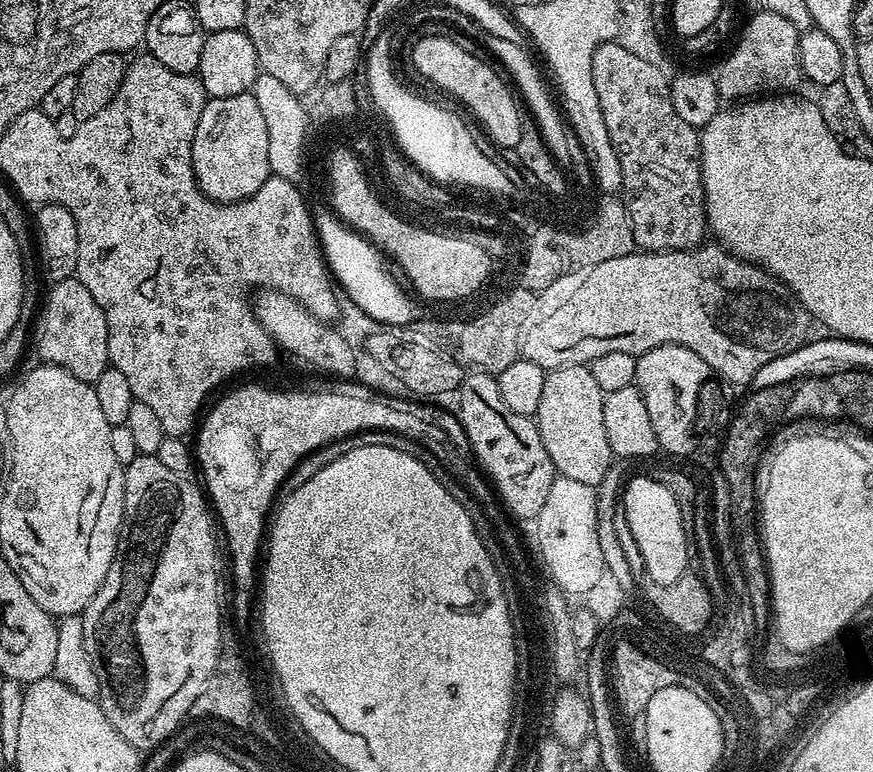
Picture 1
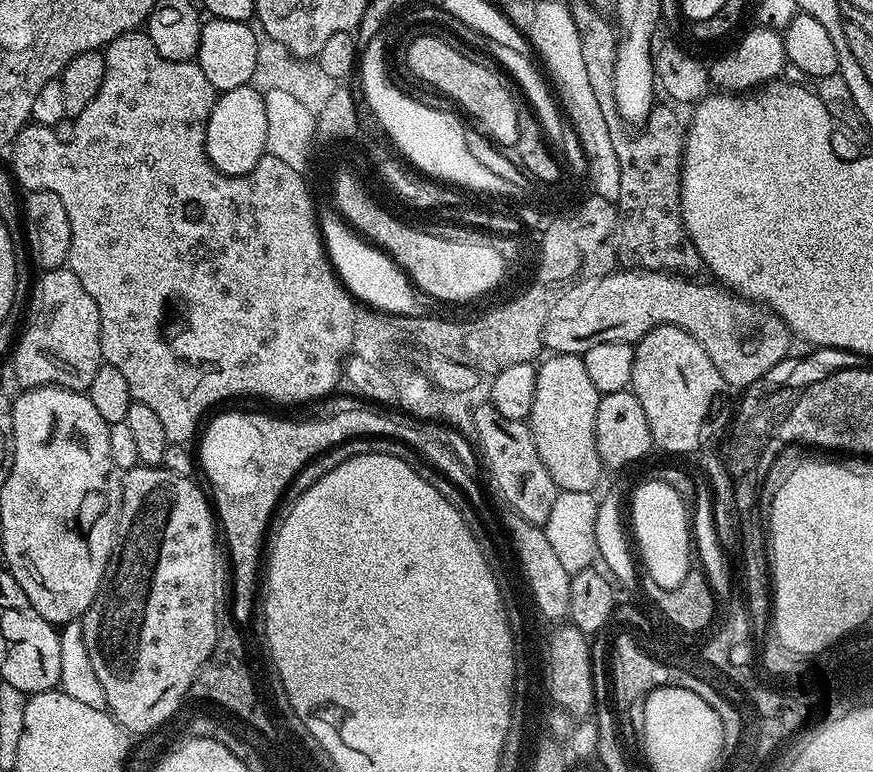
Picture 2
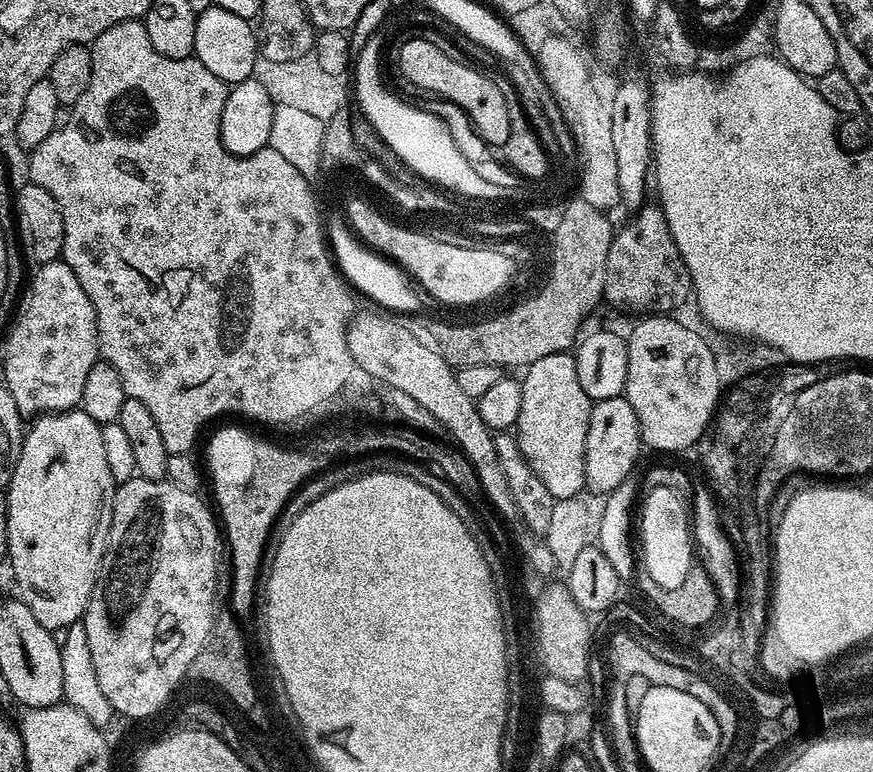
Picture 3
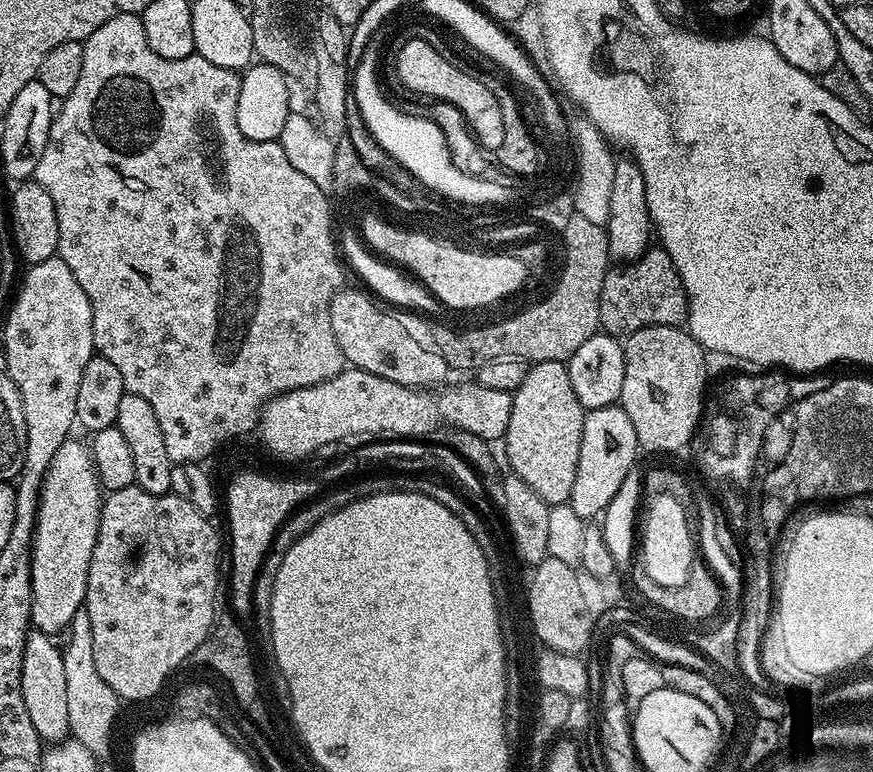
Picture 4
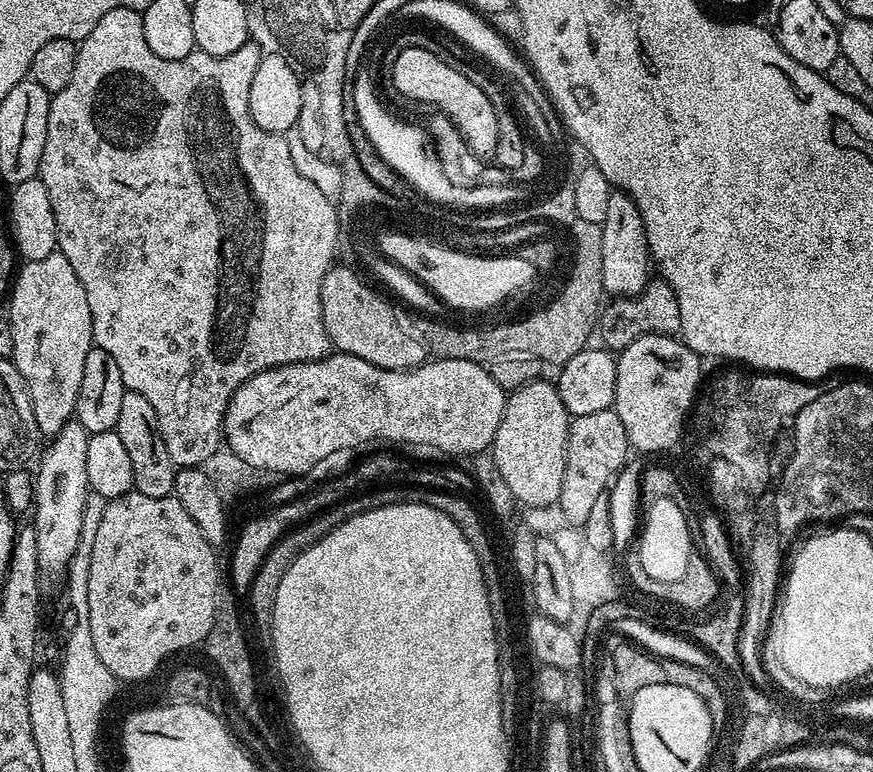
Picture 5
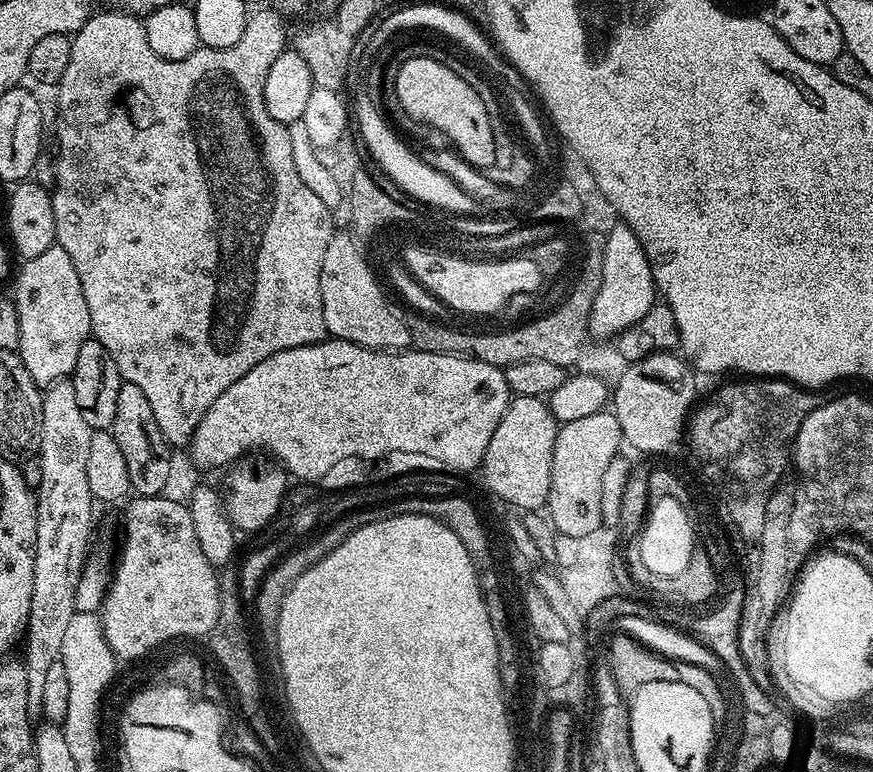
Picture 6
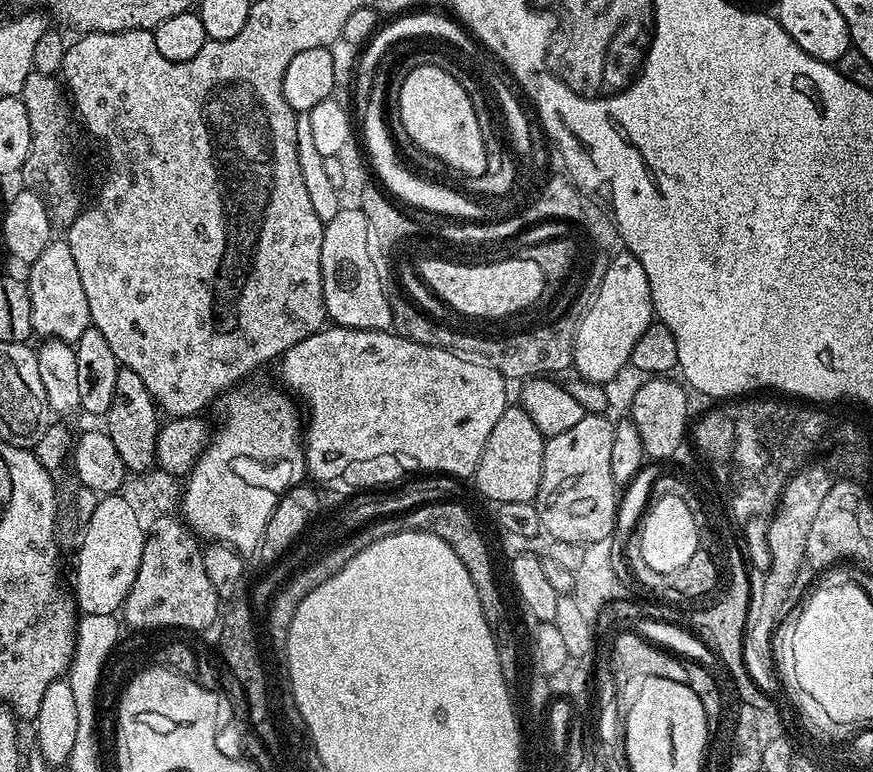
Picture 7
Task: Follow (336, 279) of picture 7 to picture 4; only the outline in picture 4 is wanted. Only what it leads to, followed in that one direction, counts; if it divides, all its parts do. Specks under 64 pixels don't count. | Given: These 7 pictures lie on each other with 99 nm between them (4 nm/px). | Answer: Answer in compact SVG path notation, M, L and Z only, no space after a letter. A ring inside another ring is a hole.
M343 287L331 299L330 322L339 349L351 367L409 388L432 388L445 381L443 379L450 374L450 369L442 356L419 347L417 341L410 338L403 319L384 312L369 293L348 287Z

